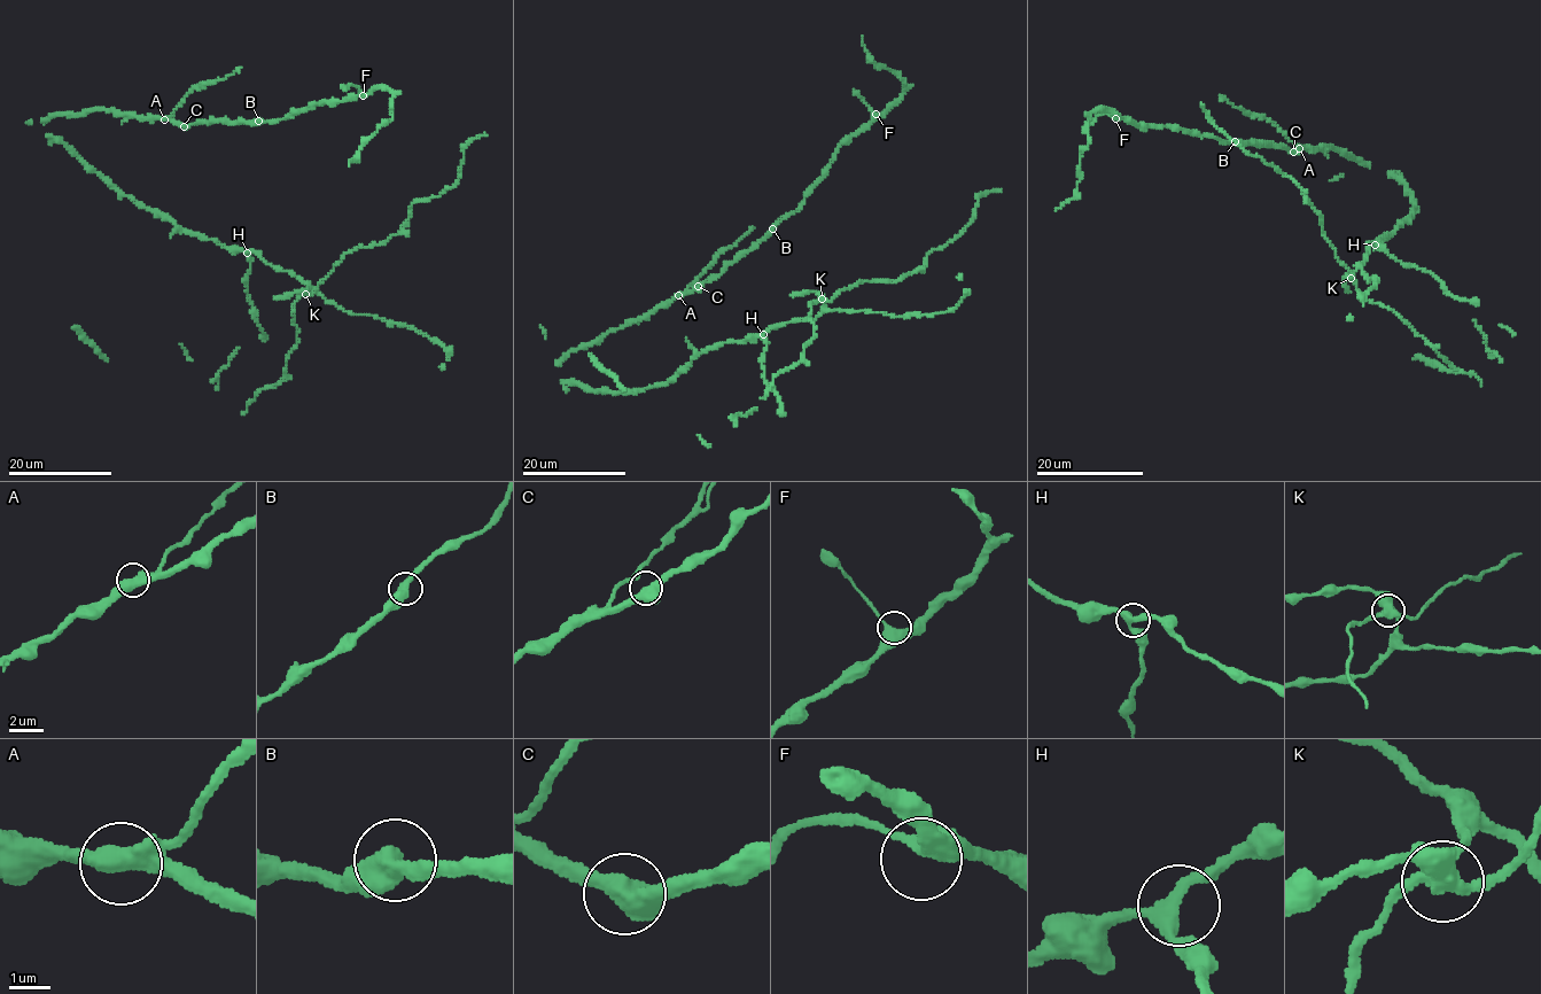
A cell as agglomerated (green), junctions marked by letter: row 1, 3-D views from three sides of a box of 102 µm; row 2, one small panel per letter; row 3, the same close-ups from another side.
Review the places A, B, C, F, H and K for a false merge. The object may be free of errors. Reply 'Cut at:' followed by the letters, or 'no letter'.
Cut at: K

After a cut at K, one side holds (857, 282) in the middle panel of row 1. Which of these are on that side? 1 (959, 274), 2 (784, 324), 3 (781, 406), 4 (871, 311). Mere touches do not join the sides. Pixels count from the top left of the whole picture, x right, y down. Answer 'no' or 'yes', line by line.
1: no
2: no
3: no
4: no

